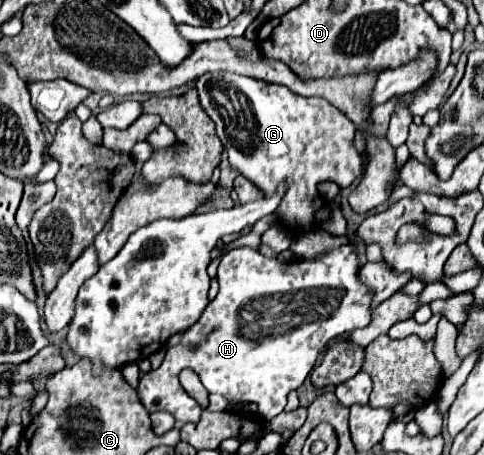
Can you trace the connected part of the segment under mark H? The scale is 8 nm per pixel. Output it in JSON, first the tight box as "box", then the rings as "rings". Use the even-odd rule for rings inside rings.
{"box":[137,243,373,423],"rings":[[[355,243],[341,245],[315,259],[295,259],[285,265],[277,259],[263,257],[249,247],[231,249],[227,255],[223,255],[217,267],[217,297],[207,305],[201,319],[183,333],[181,341],[173,347],[167,347],[161,367],[145,373],[139,379],[137,391],[141,403],[149,413],[169,411],[179,423],[199,421],[203,409],[195,399],[187,395],[187,391],[179,383],[181,369],[193,369],[209,391],[209,411],[225,411],[225,407],[235,399],[257,403],[259,417],[263,421],[273,419],[285,409],[287,395],[301,387],[301,383],[315,365],[317,355],[331,339],[343,333],[351,333],[355,329],[363,329],[371,323],[373,291],[359,283],[359,269],[361,265],[357,259]],[[245,325],[251,325],[251,339],[243,335]],[[197,343],[197,351],[191,351],[191,347]]]}

